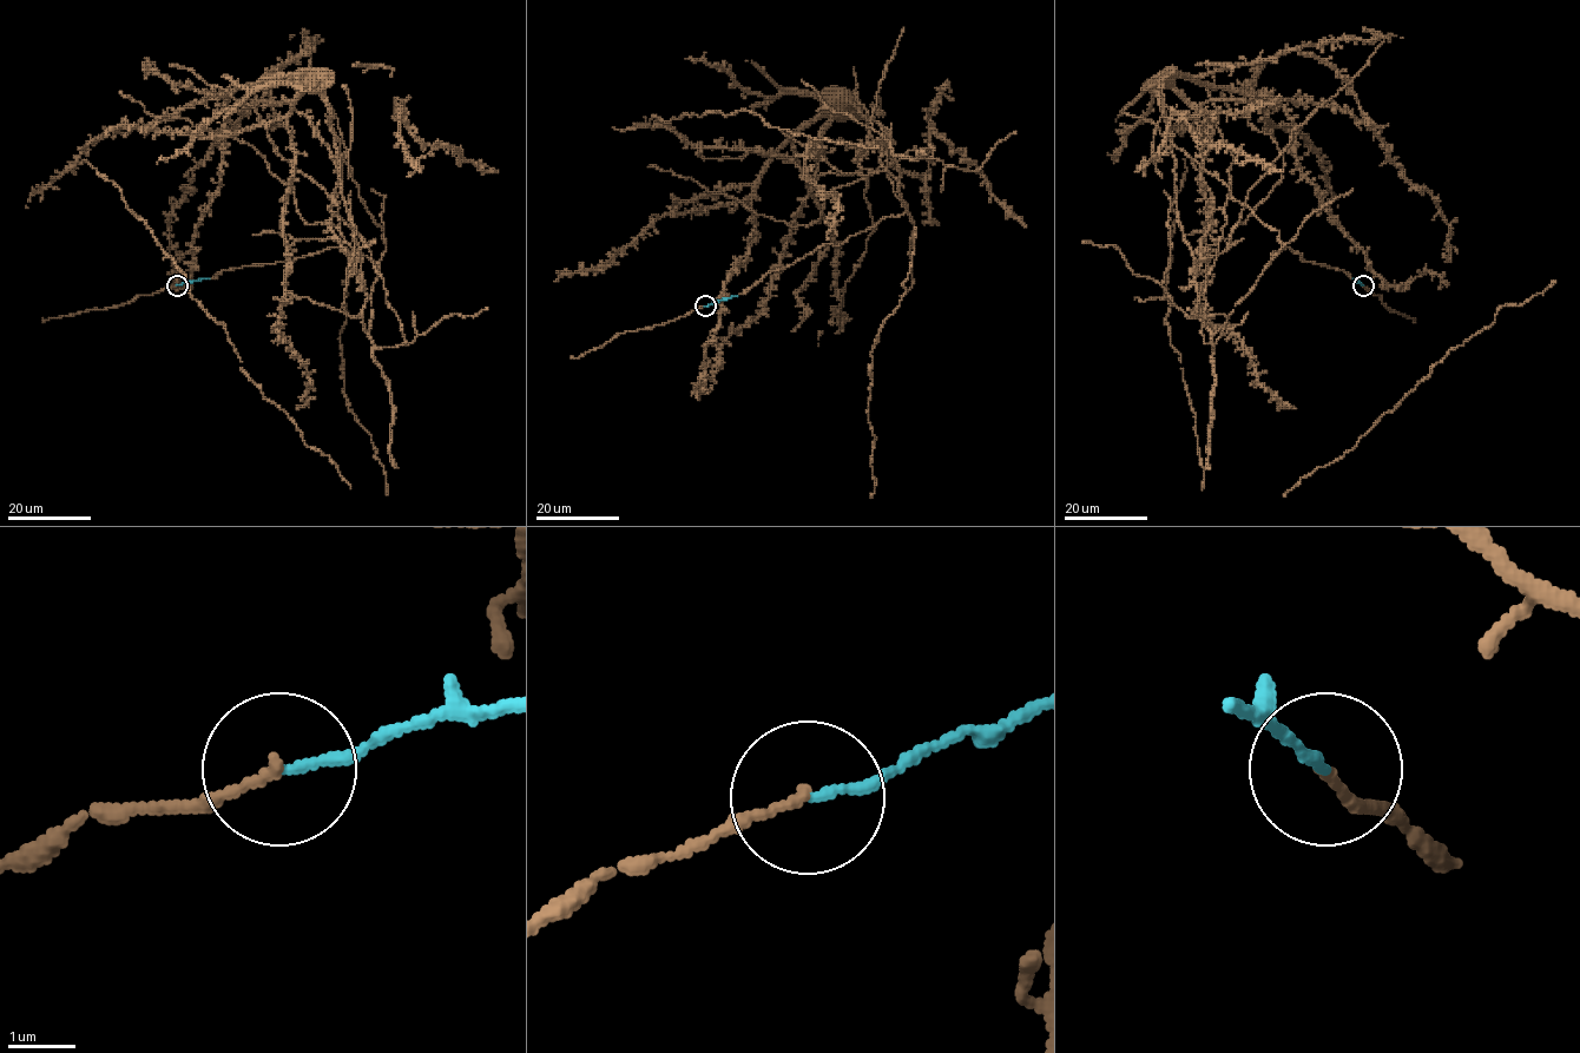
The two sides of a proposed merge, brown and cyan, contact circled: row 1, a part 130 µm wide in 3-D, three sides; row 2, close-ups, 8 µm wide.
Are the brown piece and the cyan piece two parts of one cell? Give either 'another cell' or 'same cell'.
same cell

